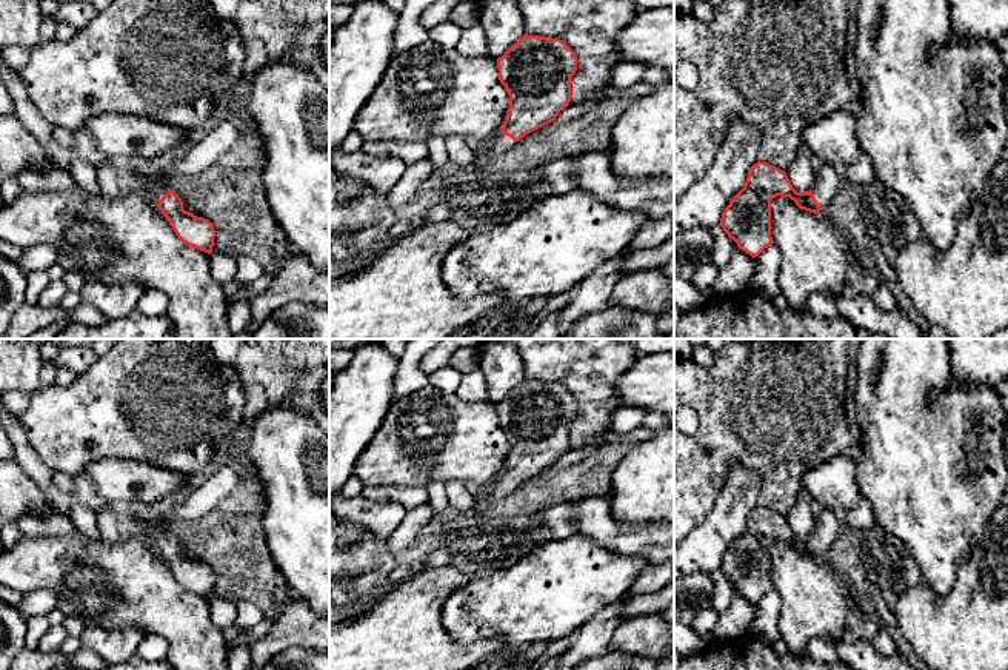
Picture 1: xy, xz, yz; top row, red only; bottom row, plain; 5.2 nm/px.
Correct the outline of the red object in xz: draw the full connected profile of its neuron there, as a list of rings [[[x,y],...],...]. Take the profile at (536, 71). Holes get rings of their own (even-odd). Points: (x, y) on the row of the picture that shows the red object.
[[[525,34],[497,59],[497,68],[509,108],[500,132],[483,142],[477,160],[508,152],[522,137],[556,120],[571,102],[577,55],[560,39]]]

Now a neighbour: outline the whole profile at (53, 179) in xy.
[[[46,159],[43,171],[26,169],[18,176],[26,193],[68,193],[77,188],[71,174]]]

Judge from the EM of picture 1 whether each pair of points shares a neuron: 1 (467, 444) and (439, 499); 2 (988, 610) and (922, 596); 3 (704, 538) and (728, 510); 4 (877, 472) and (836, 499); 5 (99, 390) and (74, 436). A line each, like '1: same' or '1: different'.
1: different
2: same
3: same
4: different
5: same

